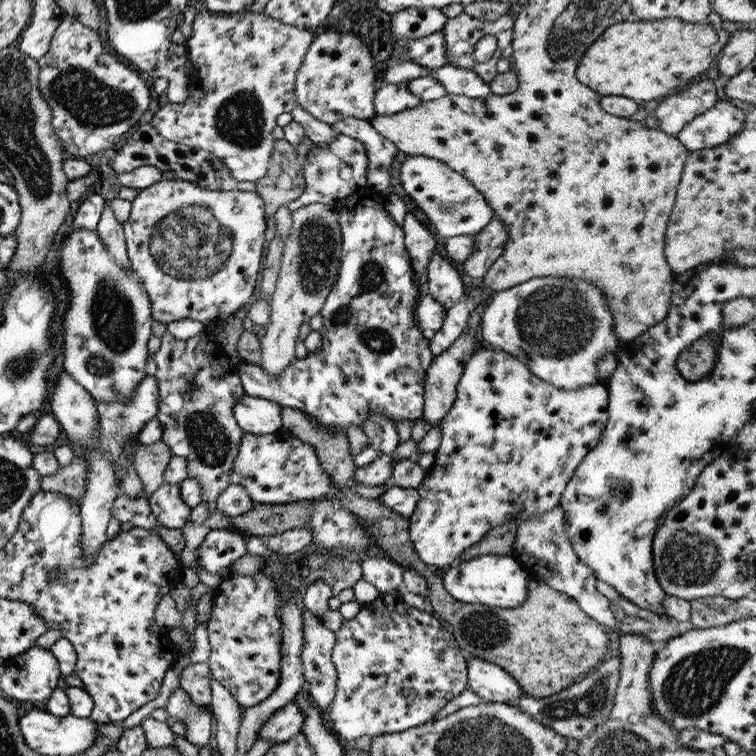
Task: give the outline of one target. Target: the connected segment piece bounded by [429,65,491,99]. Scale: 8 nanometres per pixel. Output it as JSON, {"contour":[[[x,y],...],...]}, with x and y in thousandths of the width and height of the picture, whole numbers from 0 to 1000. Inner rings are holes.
{"contour":[[[590,86],[585,90],[570,93],[567,101],[578,104],[594,124],[636,131],[644,124],[649,124],[646,112],[623,93]]]}

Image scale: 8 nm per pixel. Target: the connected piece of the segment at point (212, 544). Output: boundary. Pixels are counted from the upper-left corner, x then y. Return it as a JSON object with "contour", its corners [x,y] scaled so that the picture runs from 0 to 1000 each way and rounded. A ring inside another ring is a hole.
{"contour":[[[278,701],[261,728],[259,750],[288,763],[295,751],[325,731],[327,717],[328,712],[317,704]]]}

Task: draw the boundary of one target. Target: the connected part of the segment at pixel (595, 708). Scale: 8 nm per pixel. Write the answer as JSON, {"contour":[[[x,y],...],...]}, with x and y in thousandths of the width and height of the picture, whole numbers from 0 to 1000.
{"contour":[[[819,868],[803,870],[795,878],[779,886],[776,893],[745,910],[742,915],[708,923],[697,918],[687,921],[676,931],[684,933],[689,939],[698,942],[708,954],[718,956],[724,963],[735,968],[745,976],[761,976],[767,980],[782,970],[787,959],[795,959],[806,948],[811,934],[811,925],[819,897]]]}

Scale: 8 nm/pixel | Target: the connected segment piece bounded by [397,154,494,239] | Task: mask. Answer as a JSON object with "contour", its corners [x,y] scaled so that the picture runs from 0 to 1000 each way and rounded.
{"contour":[[[538,204],[526,226],[528,243],[533,254],[546,265],[562,283],[567,296],[586,316],[627,311],[644,299],[652,286],[652,276],[644,271],[639,258],[616,237],[575,209],[554,204]]]}

